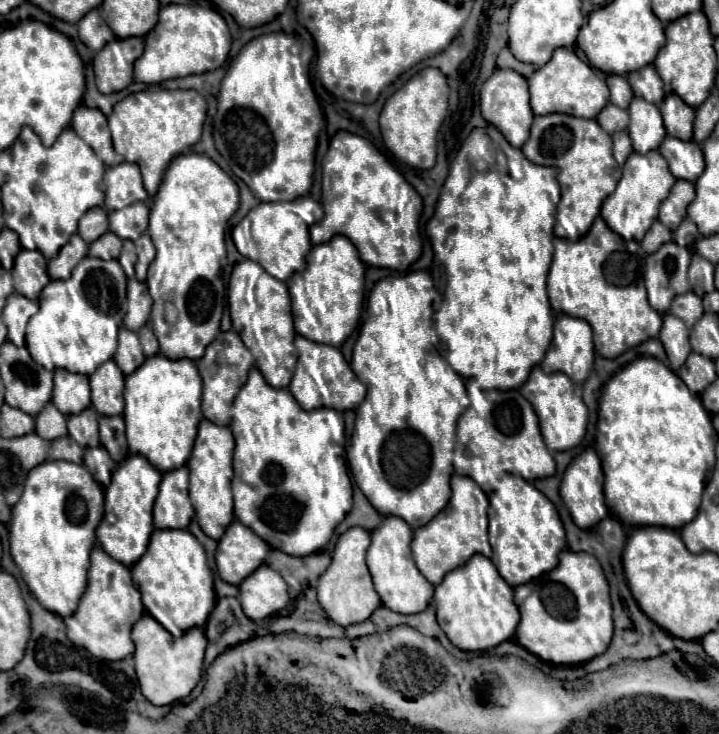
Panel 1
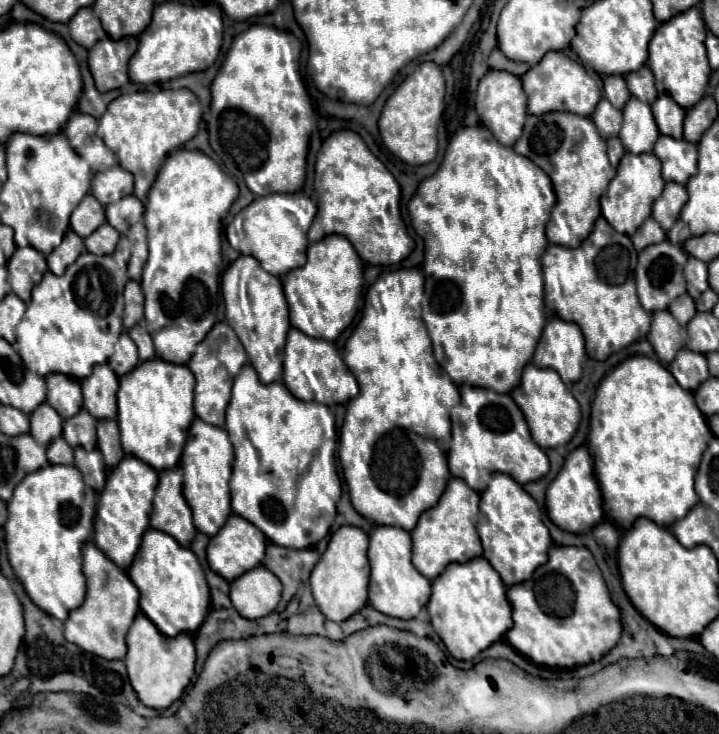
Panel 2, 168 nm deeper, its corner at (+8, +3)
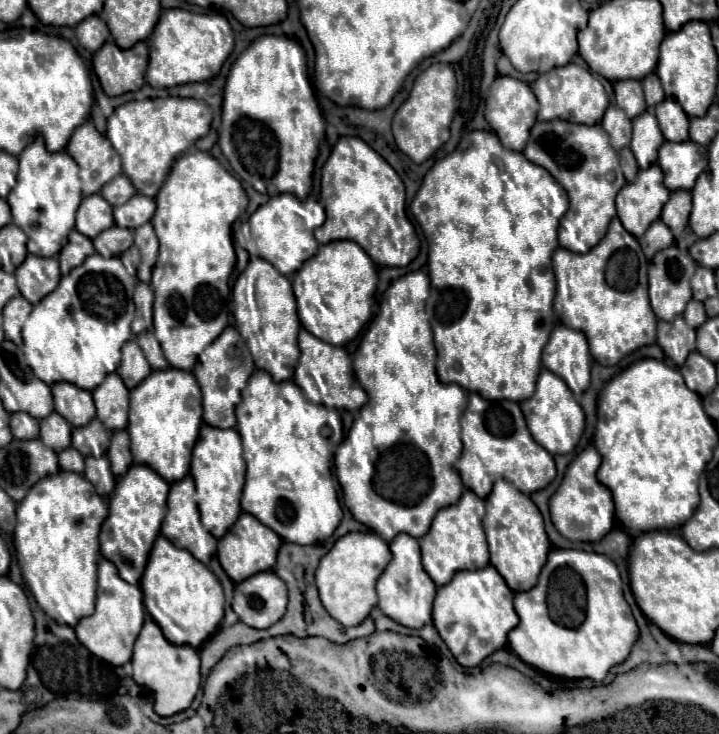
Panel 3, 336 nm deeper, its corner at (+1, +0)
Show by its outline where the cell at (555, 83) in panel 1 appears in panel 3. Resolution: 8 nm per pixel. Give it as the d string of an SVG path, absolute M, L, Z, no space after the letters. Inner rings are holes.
M569 62L567 66L561 68L553 68L551 72L541 74L533 84L531 84L537 100L539 100L539 114L537 120L539 122L549 122L555 118L563 118L565 122L575 122L575 124L599 124L605 108L609 106L609 98L607 92L603 88L603 84L583 66L577 66L573 62ZM559 78L559 86L551 86L551 80Z

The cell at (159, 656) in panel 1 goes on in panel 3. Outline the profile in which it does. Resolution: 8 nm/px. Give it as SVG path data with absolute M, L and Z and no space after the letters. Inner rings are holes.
M151 618L143 624L143 630L135 642L131 664L133 664L133 680L155 694L155 712L159 716L173 716L177 712L187 710L201 686L199 652L193 650L191 646L171 644Z

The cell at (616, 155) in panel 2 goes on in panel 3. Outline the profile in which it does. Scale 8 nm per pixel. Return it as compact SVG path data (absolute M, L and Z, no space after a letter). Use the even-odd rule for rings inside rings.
M623 148L623 150L619 152L619 158L621 158L621 170L623 170L627 182L633 182L633 180L635 180L635 174L639 172L639 166L637 166L637 162L635 162L635 156L631 154L629 148Z

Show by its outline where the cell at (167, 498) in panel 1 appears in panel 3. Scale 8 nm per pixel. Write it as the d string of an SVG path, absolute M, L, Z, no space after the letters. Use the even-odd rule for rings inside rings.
M185 476L183 480L171 484L167 508L169 510L167 510L167 516L165 516L163 524L161 524L161 534L165 538L169 538L175 546L189 550L199 562L209 564L211 556L217 550L217 540L207 530L203 530L203 524L199 520L199 510L195 506L195 484L193 484L193 478L191 476Z

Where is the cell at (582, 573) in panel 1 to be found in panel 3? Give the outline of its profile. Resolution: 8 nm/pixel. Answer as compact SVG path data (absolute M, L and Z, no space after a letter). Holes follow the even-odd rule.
M551 548L547 564L539 574L539 582L531 590L515 594L515 612L519 616L519 624L509 634L511 650L529 666L561 678L591 678L601 682L613 666L627 660L633 644L639 638L637 622L623 598L619 570L607 556L596 552ZM557 566L569 566L581 574L587 588L585 622L561 624L549 616L547 584Z

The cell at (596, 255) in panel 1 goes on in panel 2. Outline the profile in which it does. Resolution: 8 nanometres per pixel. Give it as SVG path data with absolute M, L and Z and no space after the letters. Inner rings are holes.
M604 217L596 219L592 235L576 249L548 245L541 259L544 280L544 303L564 321L580 325L586 339L586 353L596 361L640 341L650 331L650 313L640 307L636 283L630 283L630 239L616 233ZM620 245L620 249L618 249ZM620 255L620 261L618 261Z

